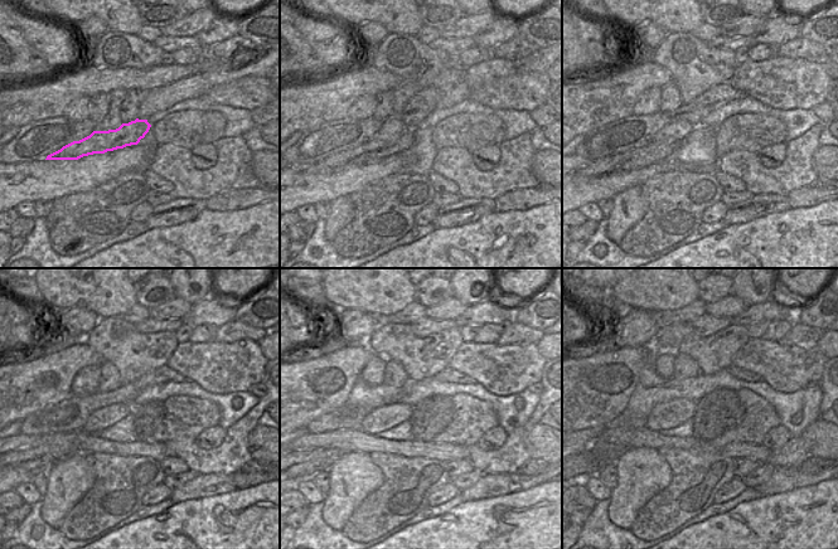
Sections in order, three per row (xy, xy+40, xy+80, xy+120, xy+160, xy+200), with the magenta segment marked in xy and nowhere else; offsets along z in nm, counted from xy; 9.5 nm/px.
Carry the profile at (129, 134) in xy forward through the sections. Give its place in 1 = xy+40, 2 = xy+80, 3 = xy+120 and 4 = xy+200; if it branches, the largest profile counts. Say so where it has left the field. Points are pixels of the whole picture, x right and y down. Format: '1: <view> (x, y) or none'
1: xy+40 (381, 146)
2: xy+80 (655, 151)
3: xy+120 (42, 457)
4: xy+200 (587, 465)

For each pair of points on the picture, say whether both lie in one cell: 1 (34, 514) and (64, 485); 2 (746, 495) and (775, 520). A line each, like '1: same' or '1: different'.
1: different
2: different

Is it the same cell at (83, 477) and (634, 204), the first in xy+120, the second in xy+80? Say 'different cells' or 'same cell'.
same cell

